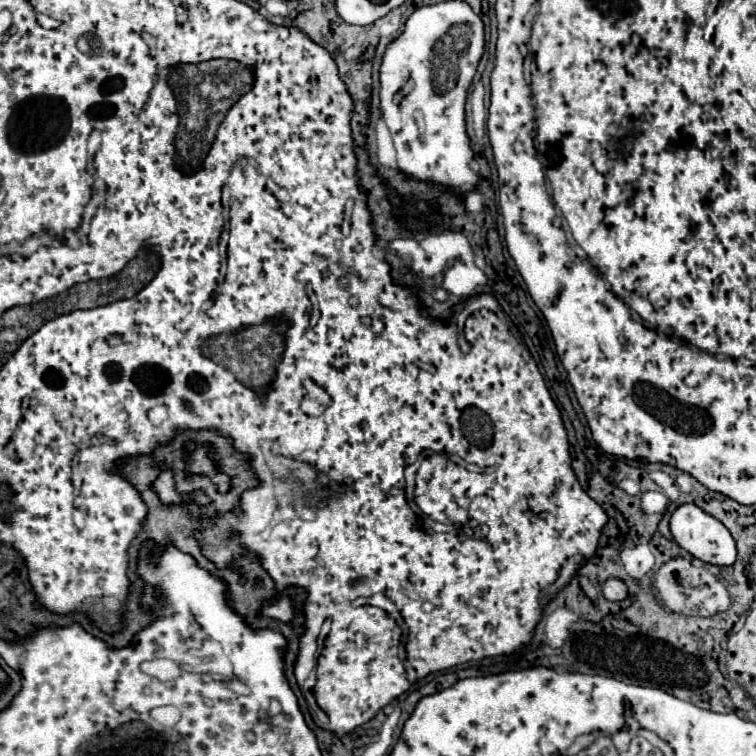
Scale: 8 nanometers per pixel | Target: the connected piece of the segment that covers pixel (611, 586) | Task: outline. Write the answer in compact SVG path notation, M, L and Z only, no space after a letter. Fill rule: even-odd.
M610 578L602 586L602 594L611 602L619 602L619 600L625 600L629 592L627 592L627 586L623 580Z

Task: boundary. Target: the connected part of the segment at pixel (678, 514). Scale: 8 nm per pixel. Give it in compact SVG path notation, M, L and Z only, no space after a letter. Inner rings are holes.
M683 504L673 512L671 534L681 548L685 548L689 554L693 554L695 558L699 558L707 564L731 566L737 560L737 548L735 548L735 540L733 540L731 532L723 526L723 522L719 522L715 516L703 512L695 504Z

